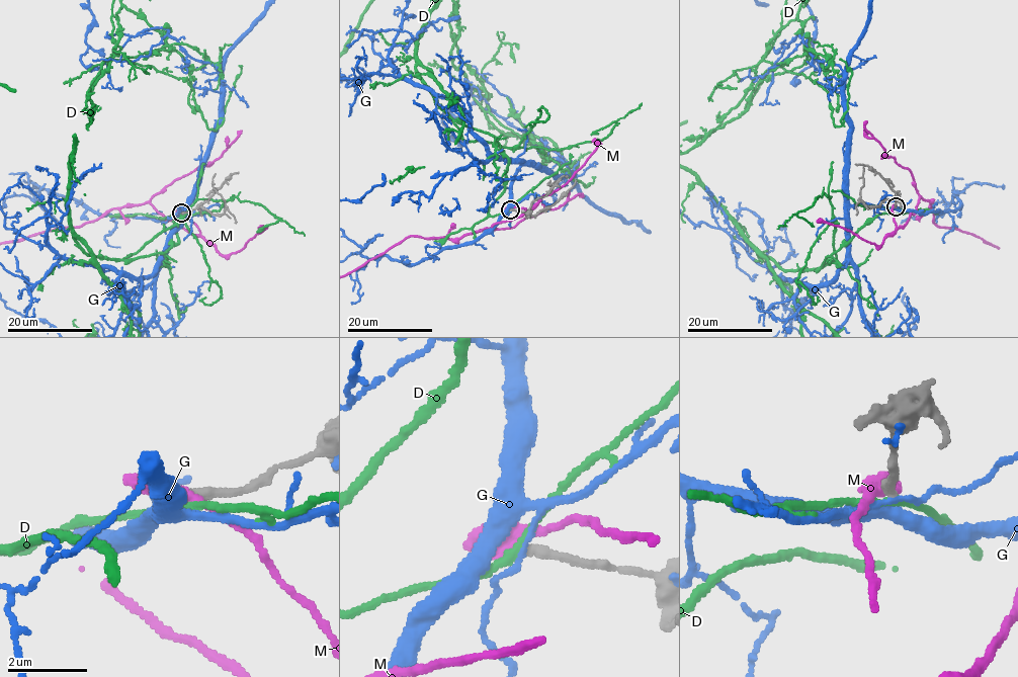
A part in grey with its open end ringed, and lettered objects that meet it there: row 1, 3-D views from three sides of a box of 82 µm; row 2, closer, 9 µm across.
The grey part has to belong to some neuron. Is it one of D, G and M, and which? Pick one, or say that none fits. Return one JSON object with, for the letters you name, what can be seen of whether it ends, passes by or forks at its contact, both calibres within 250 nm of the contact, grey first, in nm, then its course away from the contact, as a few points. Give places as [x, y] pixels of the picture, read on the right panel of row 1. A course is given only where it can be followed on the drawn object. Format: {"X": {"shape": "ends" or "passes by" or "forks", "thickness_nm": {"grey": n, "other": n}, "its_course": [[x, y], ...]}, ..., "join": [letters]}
{"join": []}

